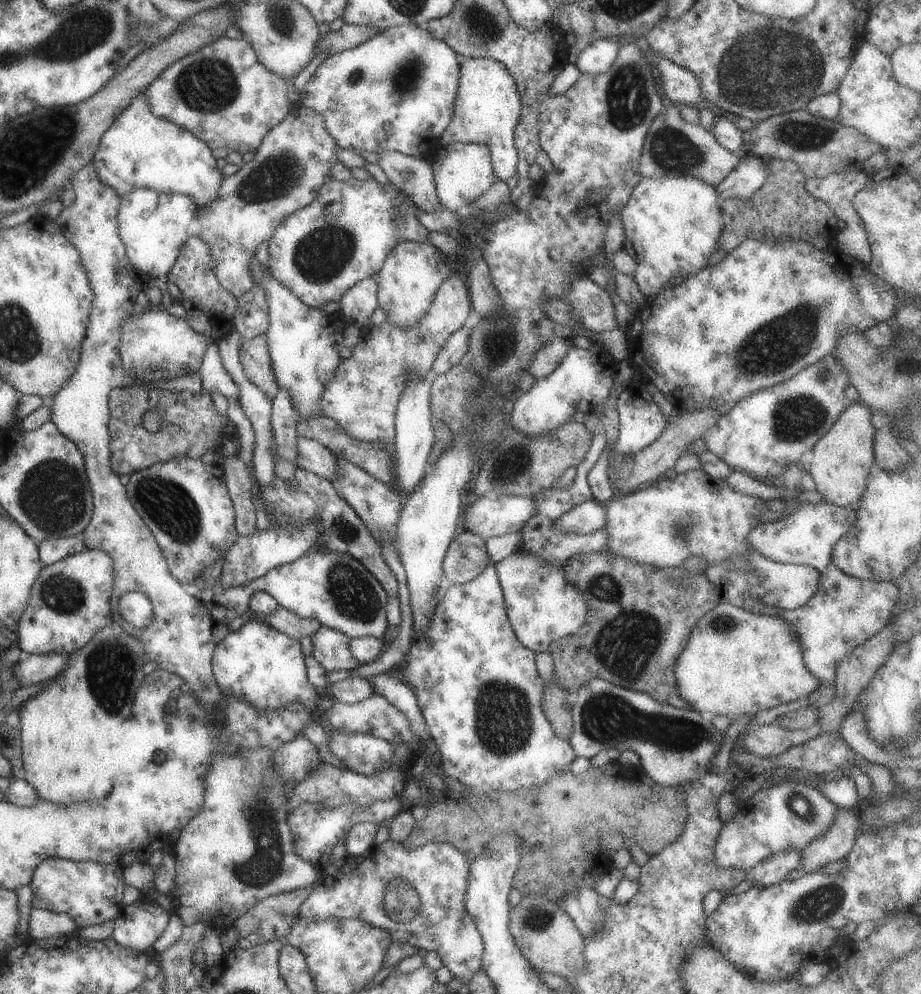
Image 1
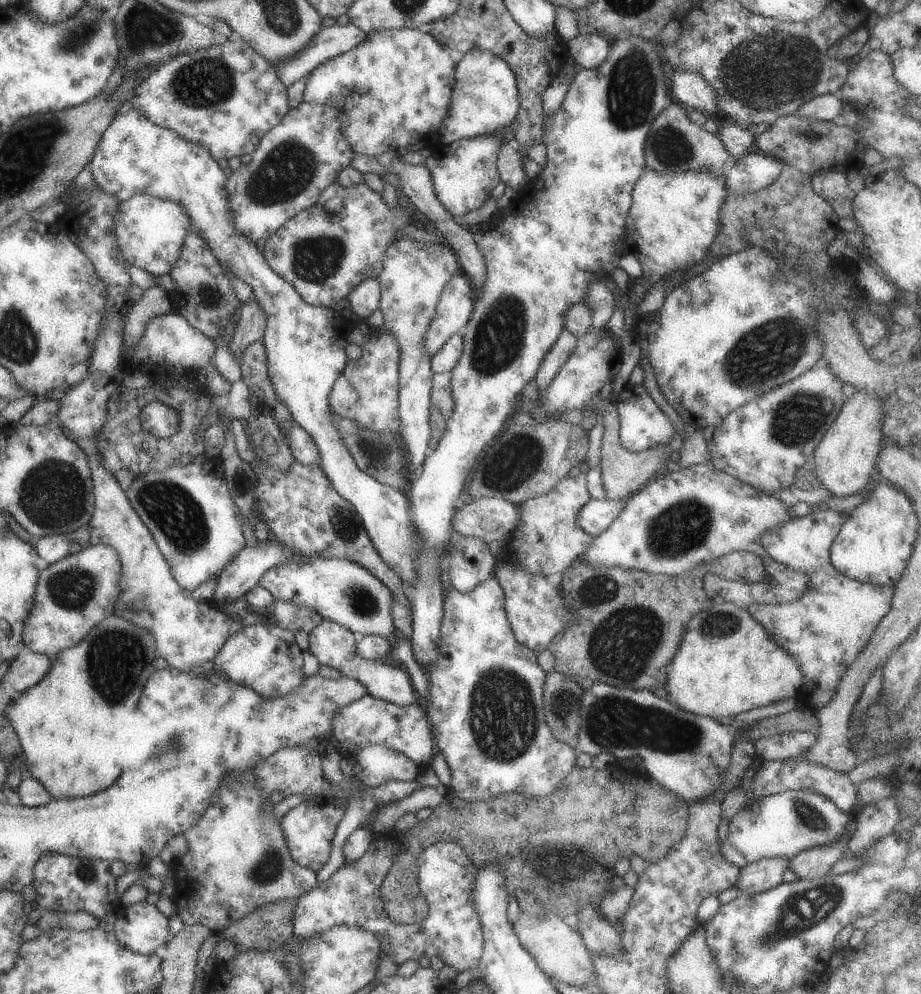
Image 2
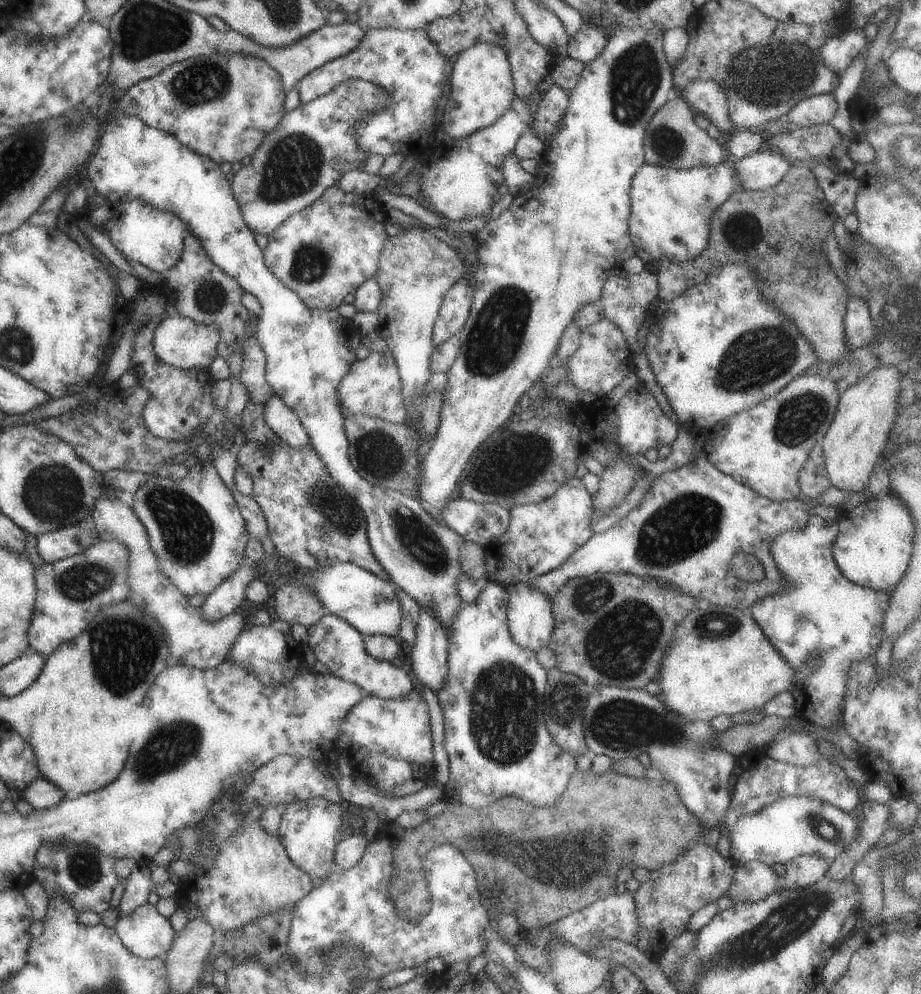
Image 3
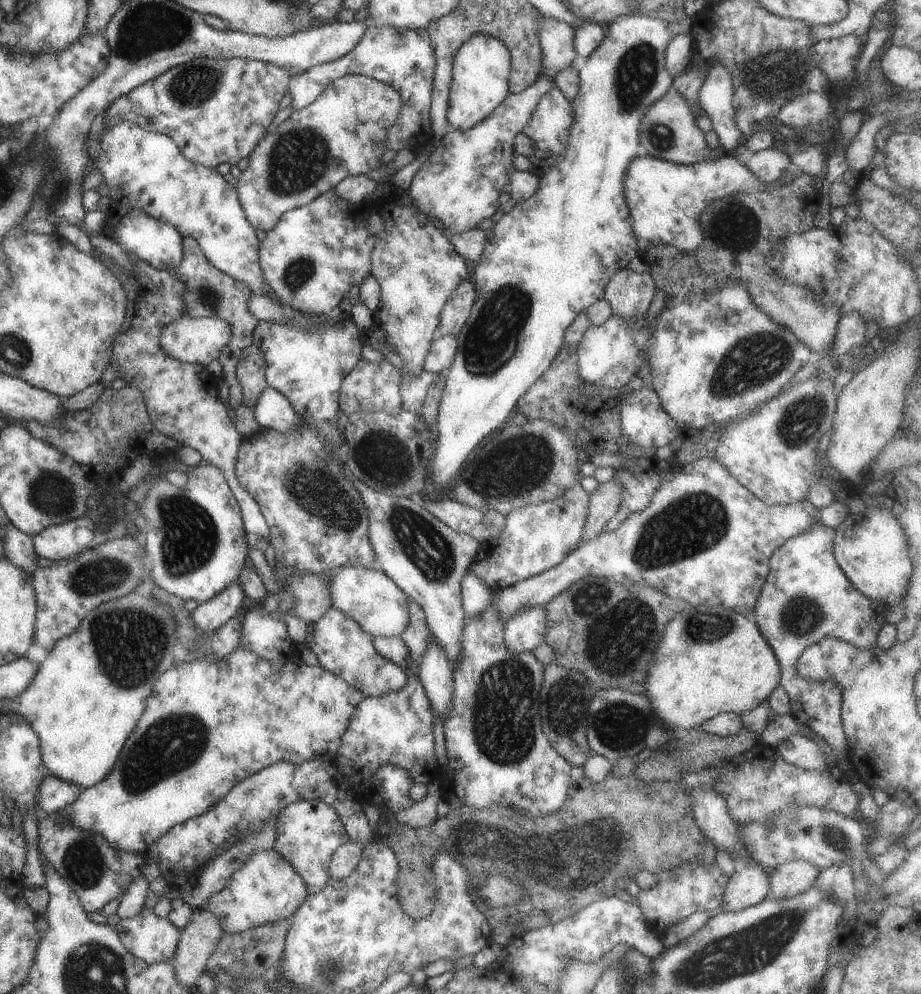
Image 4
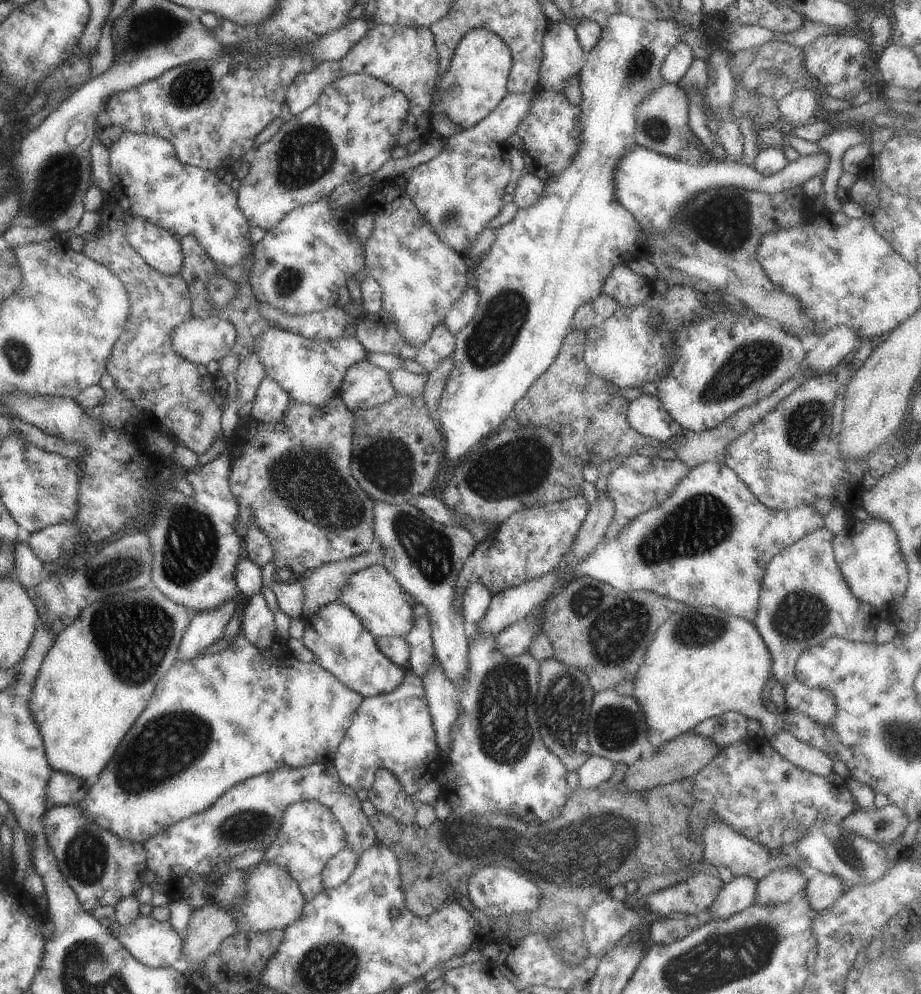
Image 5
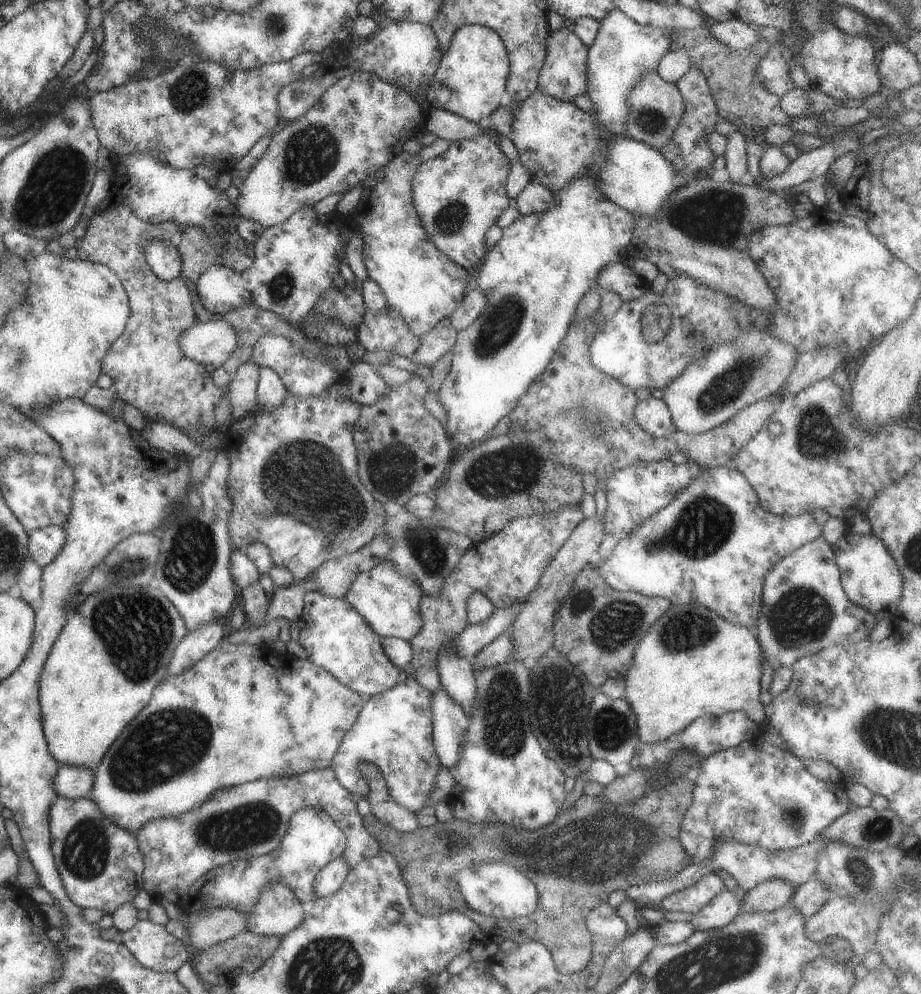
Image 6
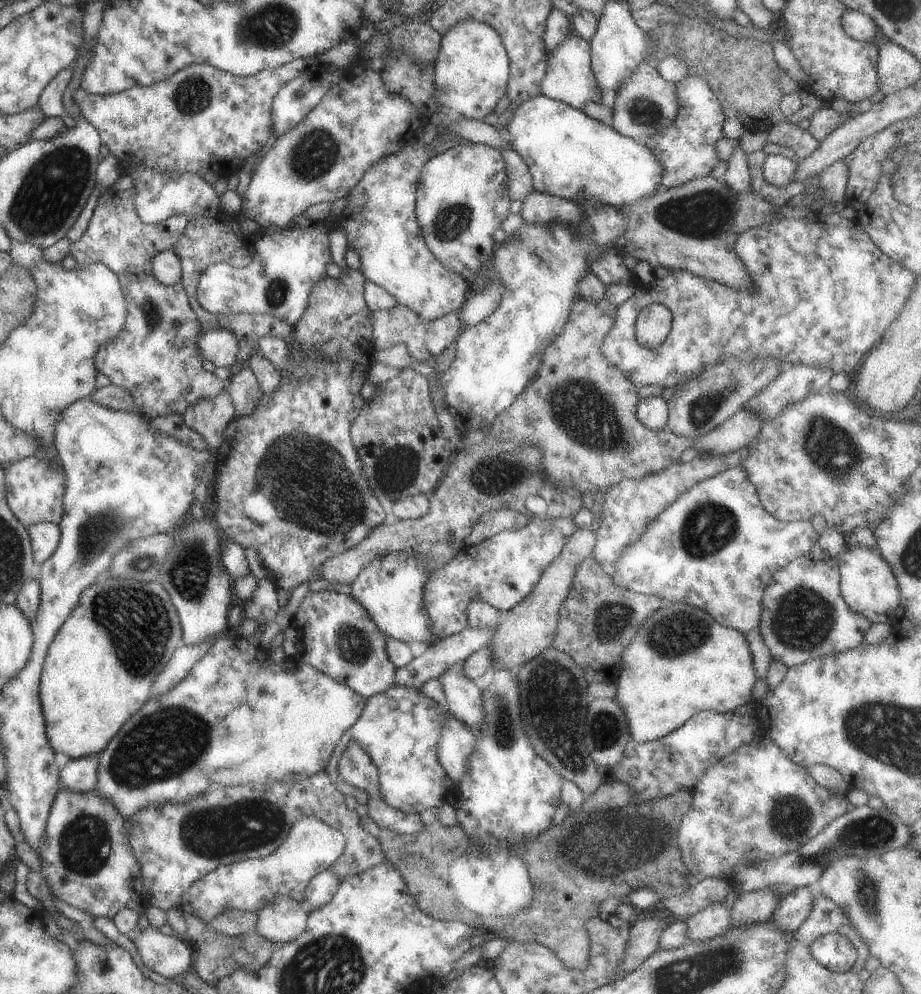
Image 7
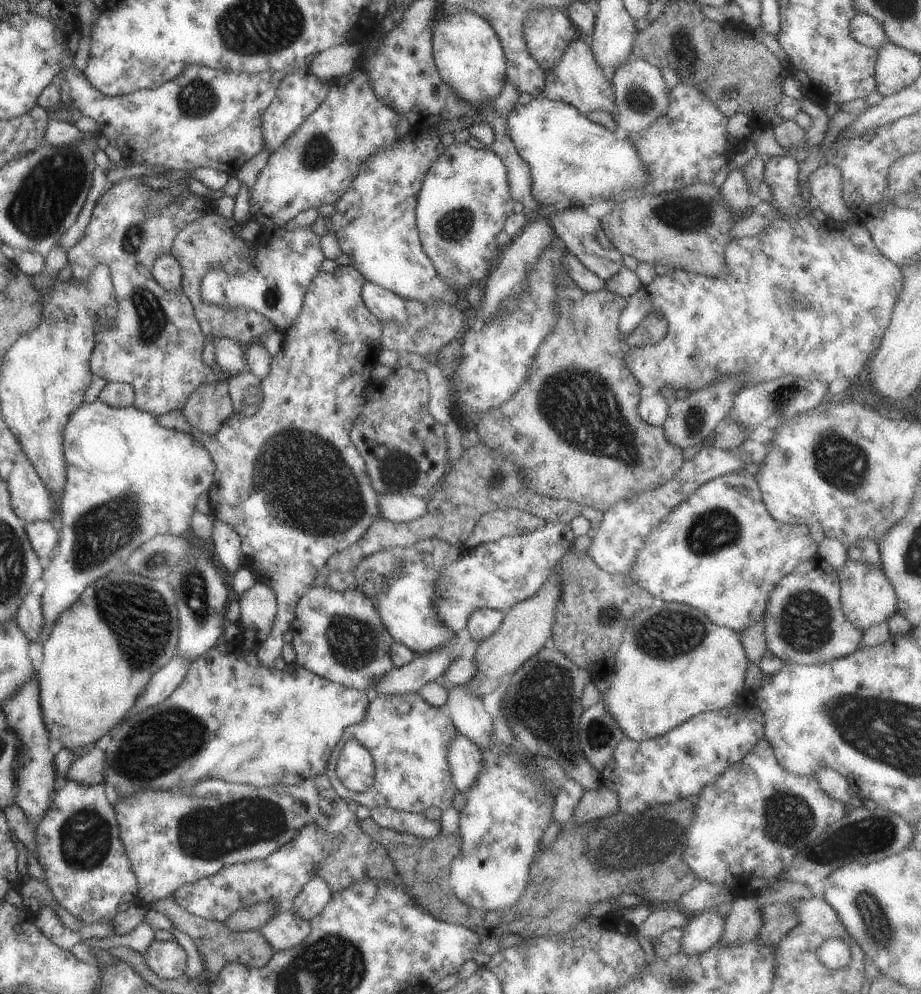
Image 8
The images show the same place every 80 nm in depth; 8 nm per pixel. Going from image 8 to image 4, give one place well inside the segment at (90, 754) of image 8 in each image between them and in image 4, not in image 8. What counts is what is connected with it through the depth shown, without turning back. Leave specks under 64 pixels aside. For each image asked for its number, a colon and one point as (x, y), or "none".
4: (52, 794)
5: (61, 789)
6: (71, 782)
7: (79, 775)

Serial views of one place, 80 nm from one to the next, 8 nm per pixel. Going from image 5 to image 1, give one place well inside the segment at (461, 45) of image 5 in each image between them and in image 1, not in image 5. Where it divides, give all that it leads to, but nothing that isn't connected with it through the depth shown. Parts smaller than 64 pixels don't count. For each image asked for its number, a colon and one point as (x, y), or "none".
1: (486, 106)
2: (484, 99)
3: (481, 91)
4: (480, 66)

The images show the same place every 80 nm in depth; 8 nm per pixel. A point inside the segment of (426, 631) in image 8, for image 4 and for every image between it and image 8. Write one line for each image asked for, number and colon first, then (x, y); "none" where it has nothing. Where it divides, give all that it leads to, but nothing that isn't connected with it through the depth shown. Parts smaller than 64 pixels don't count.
4: (367, 596)
5: (385, 610)
6: (387, 601)
7: (389, 588)

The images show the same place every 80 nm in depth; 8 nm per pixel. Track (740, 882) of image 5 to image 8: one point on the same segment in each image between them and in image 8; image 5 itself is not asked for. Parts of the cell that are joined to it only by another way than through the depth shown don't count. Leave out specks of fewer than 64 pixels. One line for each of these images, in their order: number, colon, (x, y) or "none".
6: (719, 911)
7: (711, 921)
8: (704, 929)

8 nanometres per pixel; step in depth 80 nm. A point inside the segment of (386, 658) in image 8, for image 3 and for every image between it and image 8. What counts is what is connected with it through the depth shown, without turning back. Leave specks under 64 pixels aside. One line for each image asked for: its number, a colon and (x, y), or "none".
3: (339, 647)
4: (341, 647)
5: (340, 645)
6: (334, 637)
7: (334, 635)

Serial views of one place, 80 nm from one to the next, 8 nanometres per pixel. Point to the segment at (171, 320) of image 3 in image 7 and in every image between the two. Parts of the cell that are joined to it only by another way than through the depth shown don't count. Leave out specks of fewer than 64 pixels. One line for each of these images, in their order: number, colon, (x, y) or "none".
4: (198, 341)
5: (199, 340)
6: (207, 342)
7: (219, 347)

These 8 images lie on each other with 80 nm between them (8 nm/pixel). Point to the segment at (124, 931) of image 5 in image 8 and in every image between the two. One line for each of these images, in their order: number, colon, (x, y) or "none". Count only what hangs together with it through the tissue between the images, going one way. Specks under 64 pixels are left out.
6: (153, 947)
7: (168, 956)
8: (166, 959)

